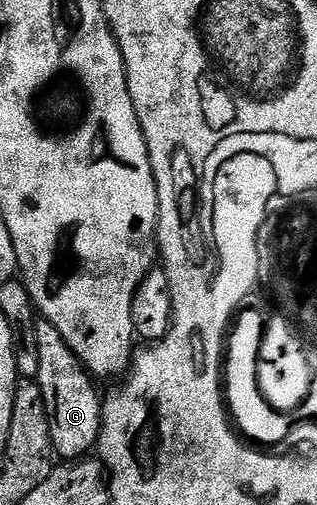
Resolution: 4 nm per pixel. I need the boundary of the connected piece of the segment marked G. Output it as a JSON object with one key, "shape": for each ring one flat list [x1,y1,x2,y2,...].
{"shape":[[46,321,40,322,39,332,36,333,35,339,39,342,39,347,37,346,37,376,39,375,39,383,43,387,48,387,51,390,51,407,49,406,49,418,51,420,51,436,55,442,55,450,64,460,67,461,78,461,84,457,90,456,92,452,96,450,99,446,99,434,103,432,103,409,105,406,104,396,99,396,99,391,95,386,97,386,96,380,93,378,90,371,87,370,85,364,75,355,75,350,67,344,66,339,61,337,61,333,56,329,54,325]]}

